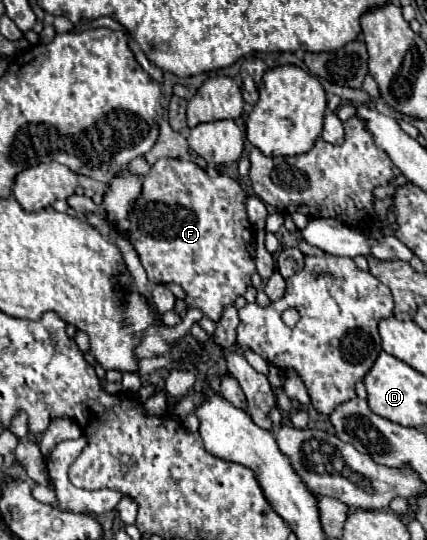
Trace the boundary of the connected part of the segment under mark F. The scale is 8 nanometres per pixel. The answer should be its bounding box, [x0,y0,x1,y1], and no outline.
[129,158,255,320]

